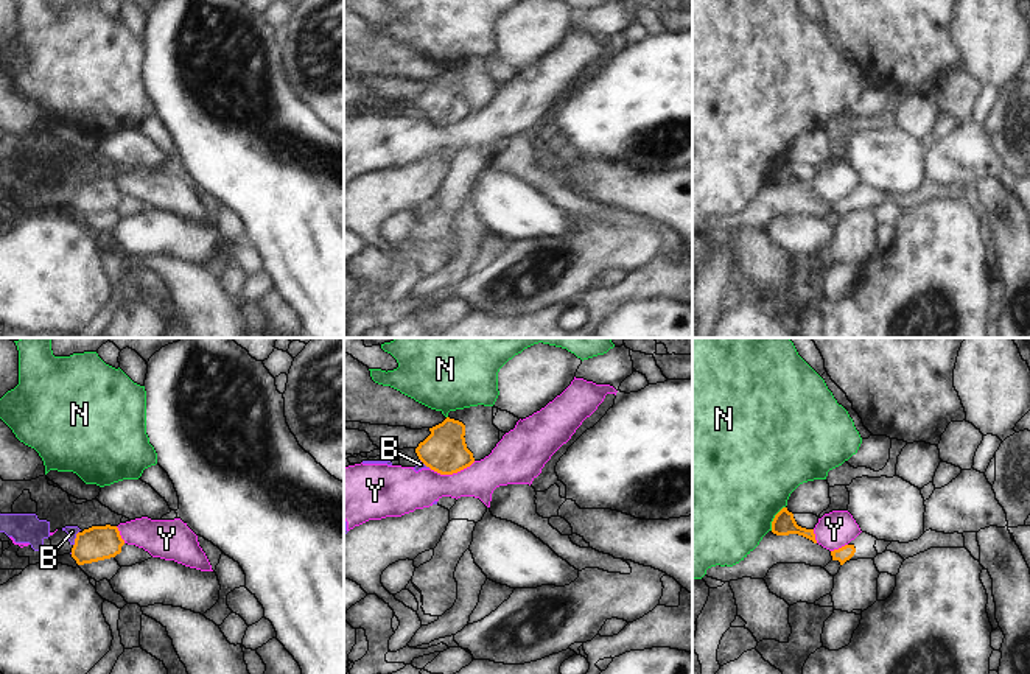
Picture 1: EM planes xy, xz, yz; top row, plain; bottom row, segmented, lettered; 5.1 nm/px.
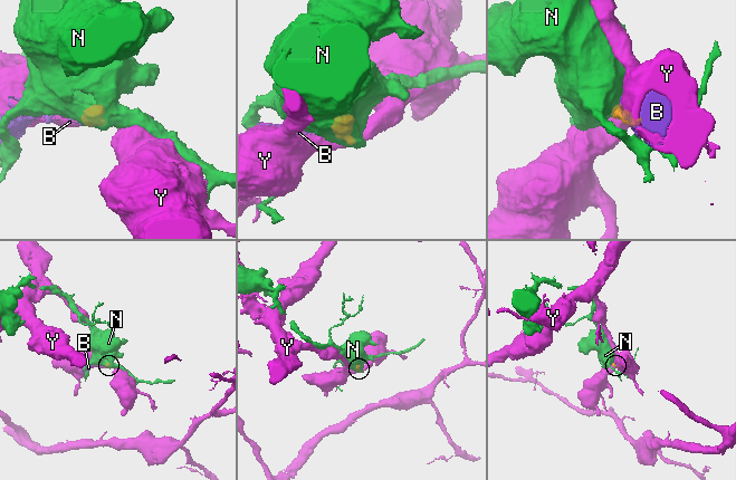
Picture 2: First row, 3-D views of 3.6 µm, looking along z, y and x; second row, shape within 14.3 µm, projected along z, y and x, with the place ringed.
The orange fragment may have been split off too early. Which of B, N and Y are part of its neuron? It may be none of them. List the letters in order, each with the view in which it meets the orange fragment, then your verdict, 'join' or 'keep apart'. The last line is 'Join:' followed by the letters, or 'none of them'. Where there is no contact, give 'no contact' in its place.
B: contact in xy; keep apart
N: contact in yz; keep apart
Y: contact in xz; keep apart
Join: none of them

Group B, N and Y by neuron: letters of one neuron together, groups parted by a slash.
B Y / N

